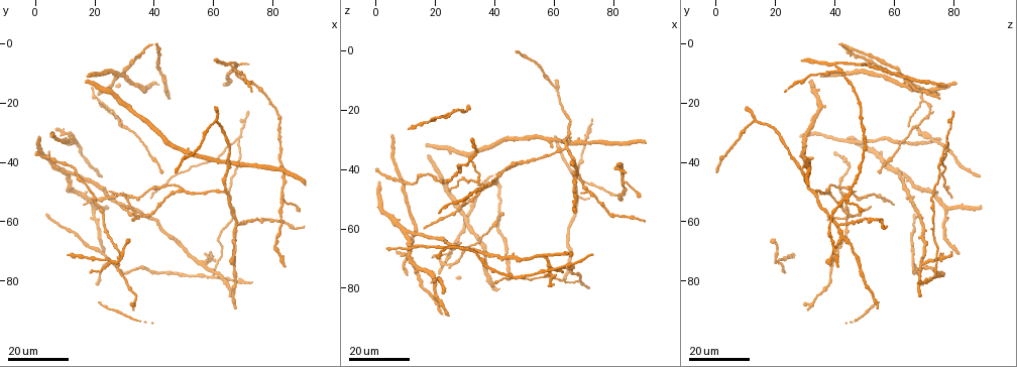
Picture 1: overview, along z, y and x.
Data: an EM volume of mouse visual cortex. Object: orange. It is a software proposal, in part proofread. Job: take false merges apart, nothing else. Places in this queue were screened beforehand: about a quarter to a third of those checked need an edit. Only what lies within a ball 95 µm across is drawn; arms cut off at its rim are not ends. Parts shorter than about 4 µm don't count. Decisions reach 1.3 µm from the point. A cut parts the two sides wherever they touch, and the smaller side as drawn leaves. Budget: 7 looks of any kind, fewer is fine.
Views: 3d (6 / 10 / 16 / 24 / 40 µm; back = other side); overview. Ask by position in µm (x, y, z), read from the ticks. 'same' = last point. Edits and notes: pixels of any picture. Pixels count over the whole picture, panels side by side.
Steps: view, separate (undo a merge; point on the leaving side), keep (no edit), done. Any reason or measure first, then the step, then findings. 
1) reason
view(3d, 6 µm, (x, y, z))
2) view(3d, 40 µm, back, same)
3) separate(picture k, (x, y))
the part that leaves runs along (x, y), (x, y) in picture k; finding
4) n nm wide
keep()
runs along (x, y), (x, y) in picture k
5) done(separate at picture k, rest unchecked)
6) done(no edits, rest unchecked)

side arm on a straight run
view(3d, 16 µm, (26, 73, 21))

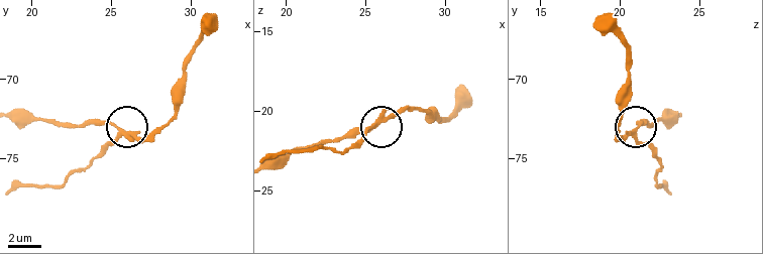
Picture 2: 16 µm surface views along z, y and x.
view(3d, 6 µm, (25.8, 73.4, 20.7))

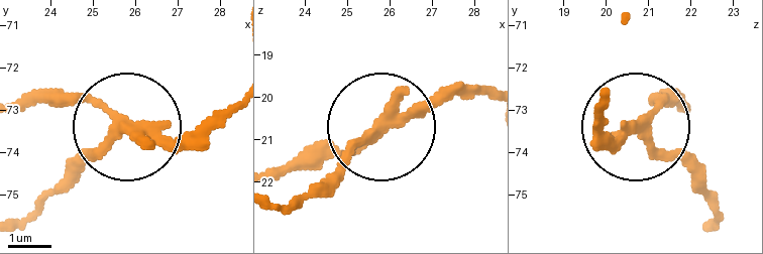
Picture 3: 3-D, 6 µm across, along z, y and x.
separate(picture 3, (142, 132))
the part that leaves runs along (95, 97), (178, 137), (232, 108) in picture 3; a second cell is stuck on

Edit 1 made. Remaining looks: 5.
view(overview)

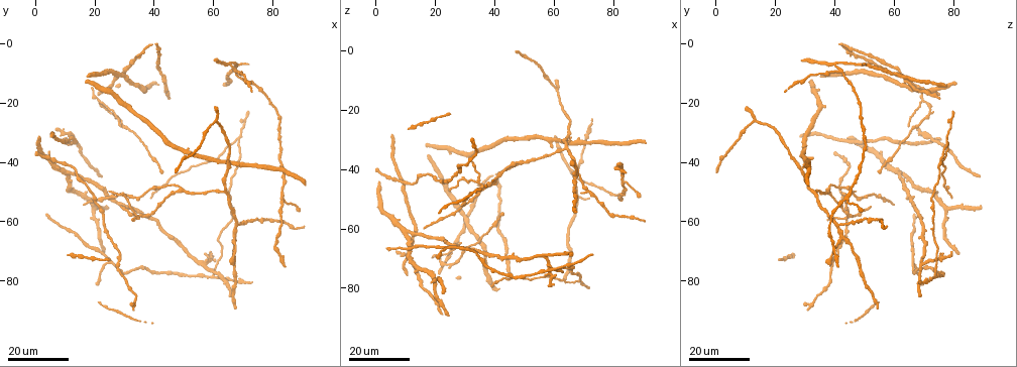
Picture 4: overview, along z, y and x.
three arms meet
view(3d, 16 µm, (36, 58, 46))

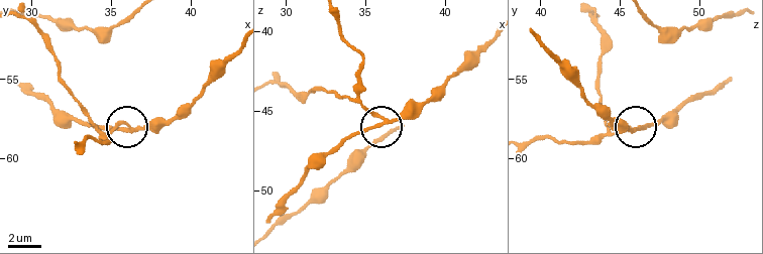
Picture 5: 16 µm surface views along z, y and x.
view(3d, 6 µm, same)

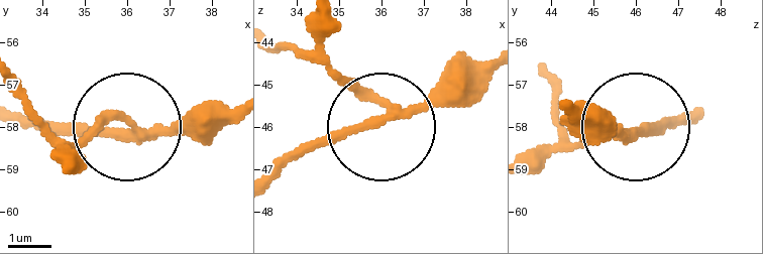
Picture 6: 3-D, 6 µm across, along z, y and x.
3 arms
separate(picture 6, (85, 145))
the part that leaves runs along (132, 128), (114, 120), (61, 138), (20, 88) in picture 6; a second cell is stuck on

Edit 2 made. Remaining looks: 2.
view(3d, 16 µm, (32, 83, 37))

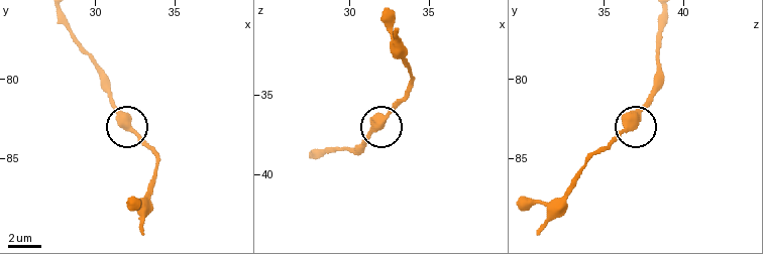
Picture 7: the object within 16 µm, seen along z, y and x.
view(3d, 6 µm, (31.8, 83.1, 36.8))

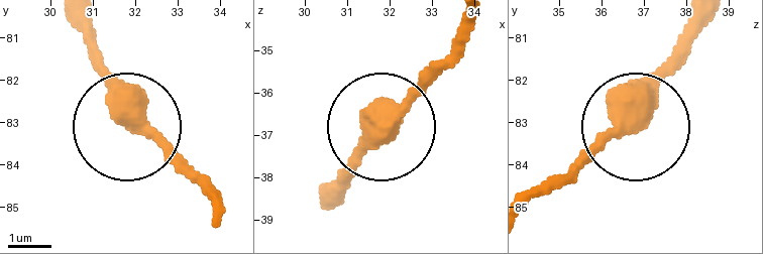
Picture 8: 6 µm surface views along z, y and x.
410 nm wide
keep()
all the same cell

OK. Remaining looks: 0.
done(separate at picture 3, separate at picture 6, rest unchecked)

